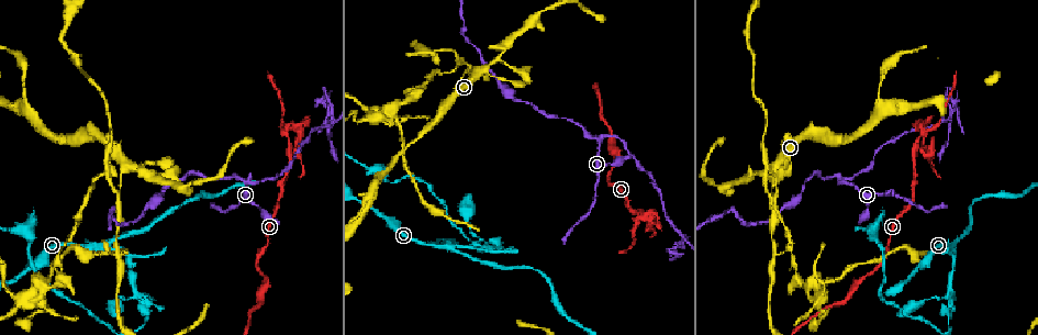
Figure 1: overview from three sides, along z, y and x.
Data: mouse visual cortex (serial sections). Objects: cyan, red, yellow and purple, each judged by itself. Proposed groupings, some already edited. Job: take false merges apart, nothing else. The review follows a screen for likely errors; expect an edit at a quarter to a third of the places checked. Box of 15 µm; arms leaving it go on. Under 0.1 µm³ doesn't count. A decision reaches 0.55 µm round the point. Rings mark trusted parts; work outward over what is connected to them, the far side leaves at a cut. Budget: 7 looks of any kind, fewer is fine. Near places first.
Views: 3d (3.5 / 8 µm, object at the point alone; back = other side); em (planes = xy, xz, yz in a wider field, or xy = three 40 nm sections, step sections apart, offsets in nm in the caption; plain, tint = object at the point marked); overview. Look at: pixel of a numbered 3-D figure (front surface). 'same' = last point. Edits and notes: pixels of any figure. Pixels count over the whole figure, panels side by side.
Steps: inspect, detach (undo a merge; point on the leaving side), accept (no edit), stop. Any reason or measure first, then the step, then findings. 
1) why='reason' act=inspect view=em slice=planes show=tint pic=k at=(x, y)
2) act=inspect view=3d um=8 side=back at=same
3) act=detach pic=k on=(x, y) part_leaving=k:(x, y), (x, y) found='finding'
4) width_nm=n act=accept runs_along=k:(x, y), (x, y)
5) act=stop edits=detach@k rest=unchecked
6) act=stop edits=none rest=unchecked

act=inspect view=3d um=8 pic=1 at=(120, 189)

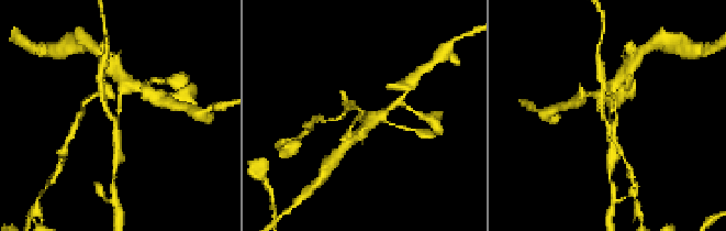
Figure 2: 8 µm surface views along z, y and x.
arms=3 arm_widths_nm=150,200,250 why='now the EM' act=inspect view=em slice=xy step=5 show=tint pic=2 at=(608, 118)

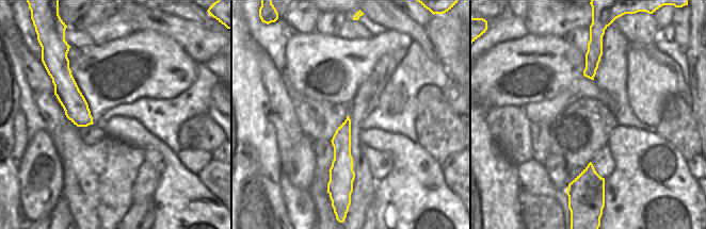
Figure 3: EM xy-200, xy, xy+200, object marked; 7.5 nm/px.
width_nm=140 act=detach pic=2 on=(600, 106) part_leaving=2:(116, 117), (110, 116), (100, 91), (95, 95) found='a second cell is stuck on'

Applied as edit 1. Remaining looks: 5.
why='sharp bend' act=inspect view=3d um=3.5 pic=1 at=(526, 75)

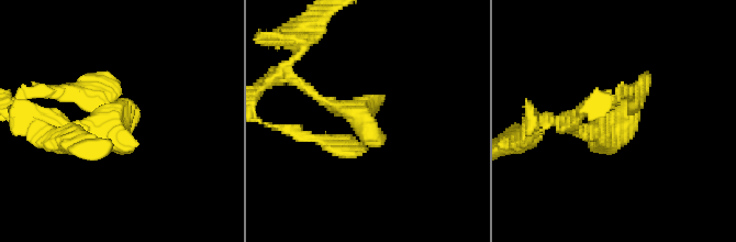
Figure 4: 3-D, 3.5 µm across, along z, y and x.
act=inspect view=em slice=xy step=2 show=tint pic=4 at=(609, 119)

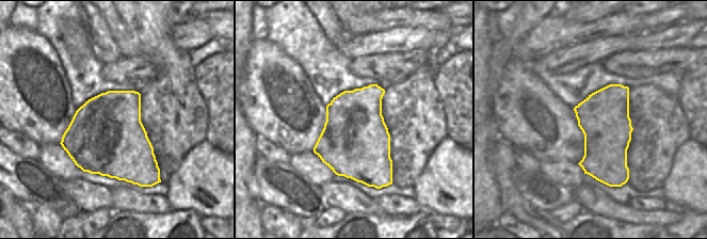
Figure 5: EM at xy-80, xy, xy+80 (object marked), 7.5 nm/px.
width_nm=550 act=accept runs_along=4:(577, 130), (631, 106), (645, 76) found='one cell here'

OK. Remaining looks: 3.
why='thin neck' act=inspect view=3d um=3.5 side=back pic=1 at=(713, 182)

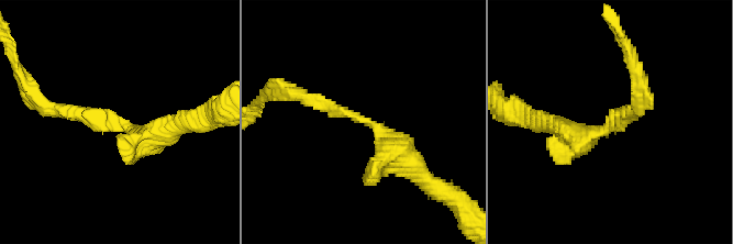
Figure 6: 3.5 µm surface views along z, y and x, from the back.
arm_widths_nm=200,350 why='now the EM' act=inspect view=em slice=xy step=5 show=plain pic=6 at=(118, 124)

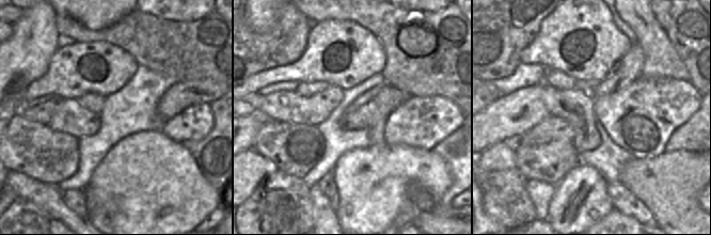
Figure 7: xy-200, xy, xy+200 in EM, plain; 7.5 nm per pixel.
act=inspect view=em slice=xy step=5 show=tint at=same

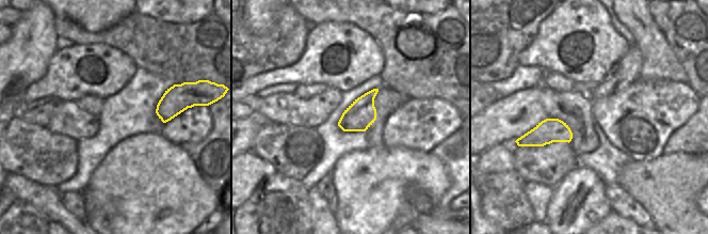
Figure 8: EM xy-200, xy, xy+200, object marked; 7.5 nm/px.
width_nm=220 act=accept runs_along=6:(410, 167), (369, 122), (298, 93) found='continuous, no second cell'

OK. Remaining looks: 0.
act=stop edits=detach@2 rest=unchecked

